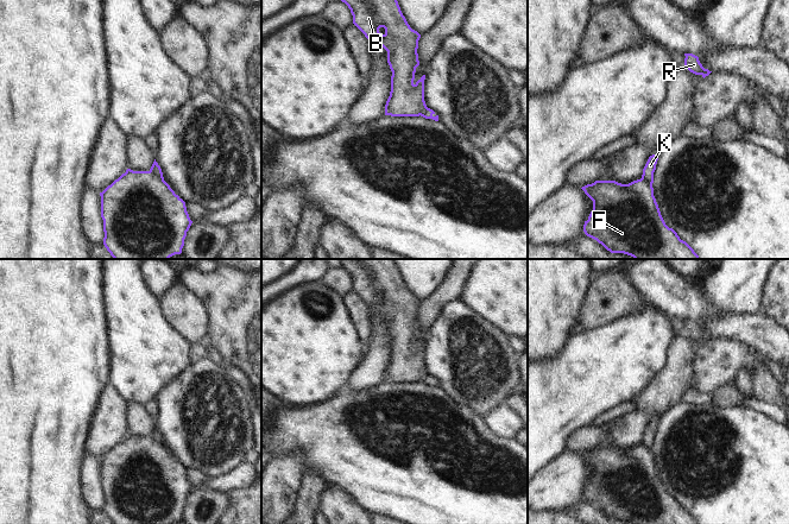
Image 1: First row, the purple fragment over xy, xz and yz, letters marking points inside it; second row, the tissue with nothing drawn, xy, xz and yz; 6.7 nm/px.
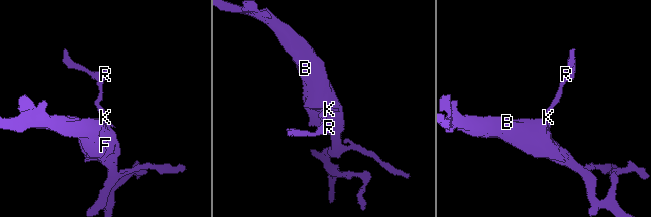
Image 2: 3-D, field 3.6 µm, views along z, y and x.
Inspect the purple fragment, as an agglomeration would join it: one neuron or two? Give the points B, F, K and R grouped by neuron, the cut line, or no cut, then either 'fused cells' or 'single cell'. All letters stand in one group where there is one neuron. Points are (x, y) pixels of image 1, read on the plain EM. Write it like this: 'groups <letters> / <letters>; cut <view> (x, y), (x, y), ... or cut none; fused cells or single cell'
groups B F / K R; cut xy (150, 436), (163, 447); fused cells

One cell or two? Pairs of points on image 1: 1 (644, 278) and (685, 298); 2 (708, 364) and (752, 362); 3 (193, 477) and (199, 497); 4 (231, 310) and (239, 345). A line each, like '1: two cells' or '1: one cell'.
1: one cell
2: one cell
3: two cells
4: one cell

